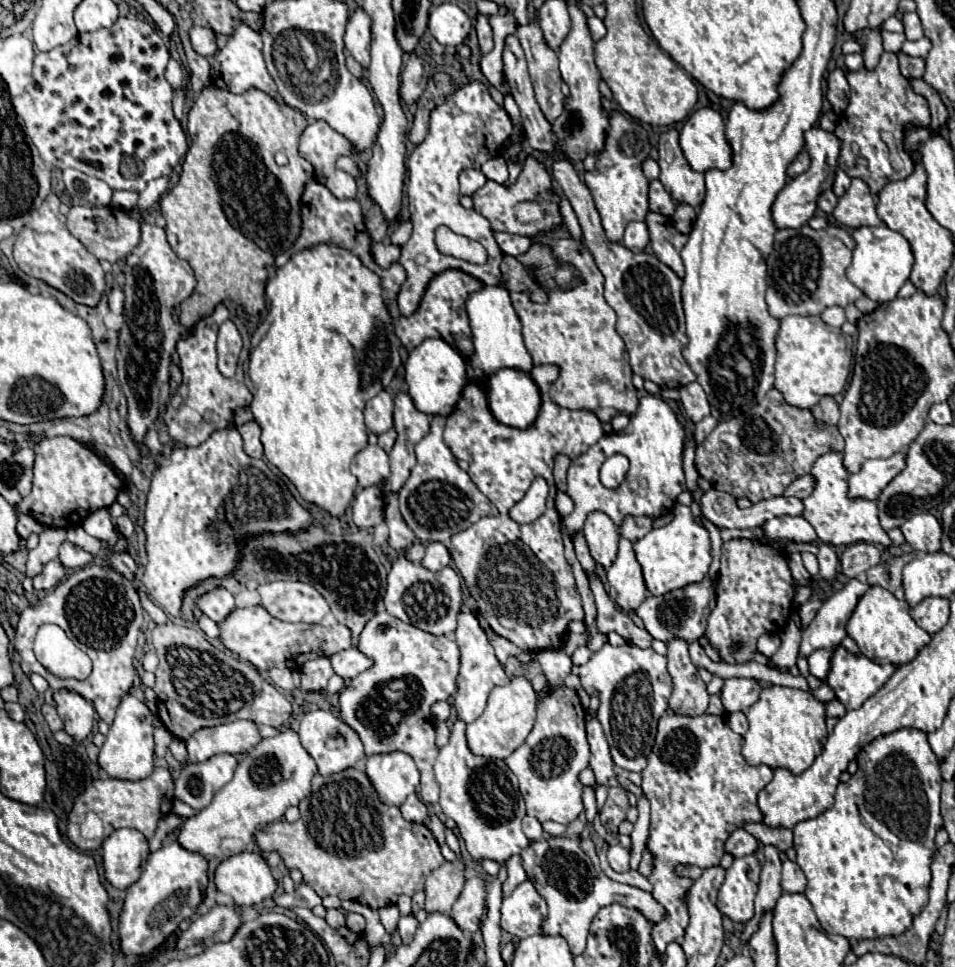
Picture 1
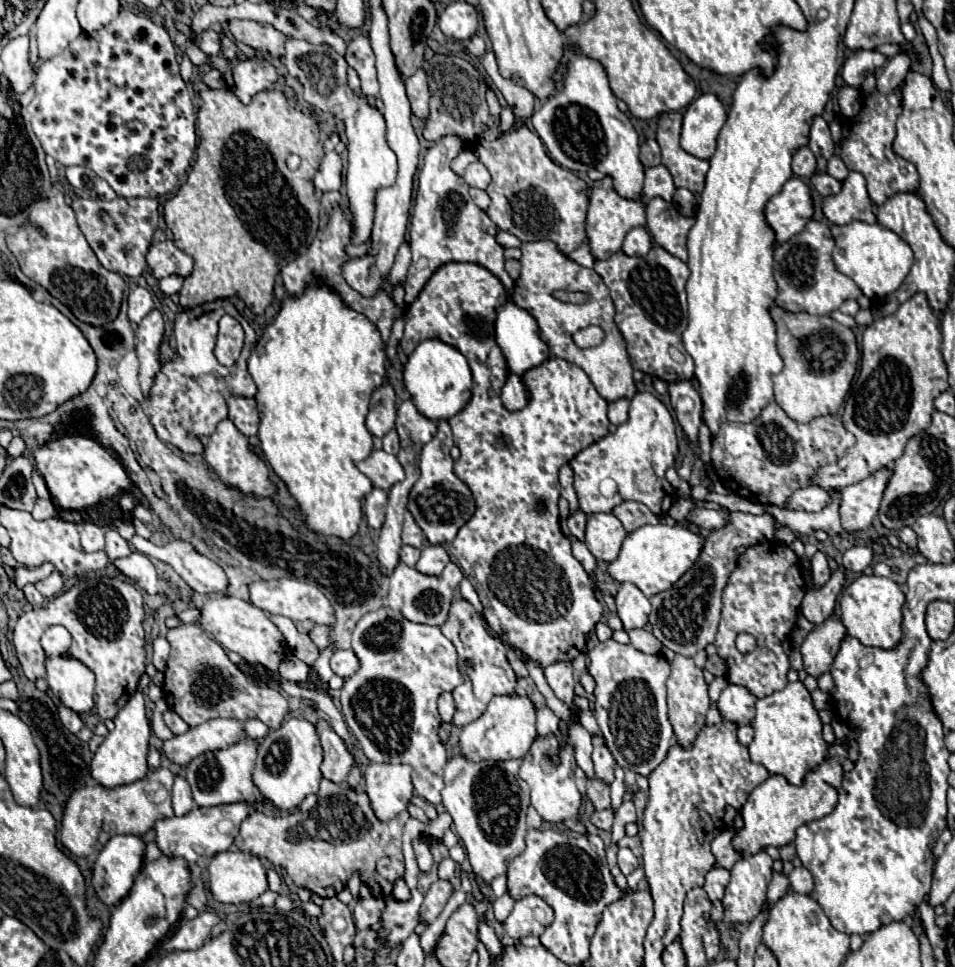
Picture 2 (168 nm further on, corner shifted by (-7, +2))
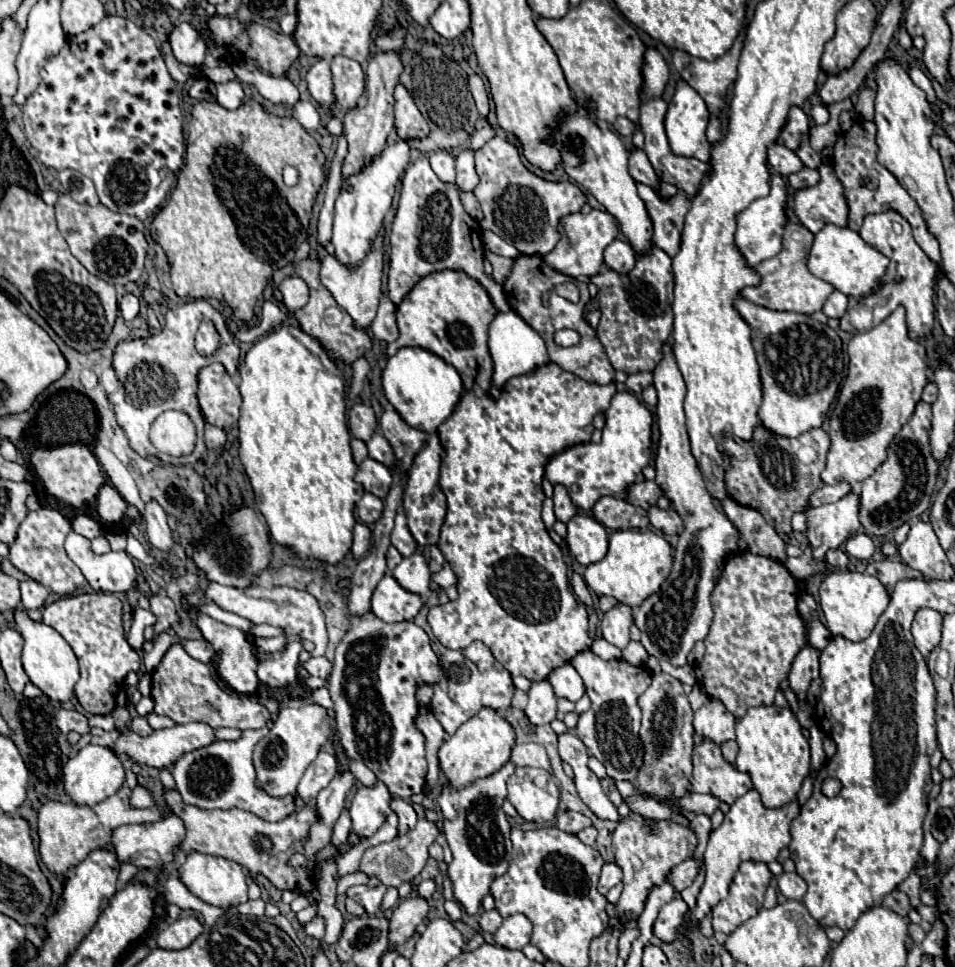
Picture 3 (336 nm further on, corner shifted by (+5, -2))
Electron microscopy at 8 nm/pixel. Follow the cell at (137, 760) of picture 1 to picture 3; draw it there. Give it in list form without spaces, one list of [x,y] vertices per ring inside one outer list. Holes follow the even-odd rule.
[[[86,745],[76,757],[72,757],[64,767],[64,787],[72,801],[80,805],[96,805],[106,797],[114,795],[126,781],[126,773],[122,761],[110,747],[102,745]]]

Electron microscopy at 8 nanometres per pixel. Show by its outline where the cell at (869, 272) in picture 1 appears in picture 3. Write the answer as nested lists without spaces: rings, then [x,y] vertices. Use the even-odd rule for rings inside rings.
[[[826,225],[820,233],[814,235],[814,245],[810,249],[810,259],[808,259],[808,269],[816,277],[828,281],[844,295],[854,295],[854,297],[864,297],[872,293],[882,281],[888,265],[890,259],[882,255],[876,247],[866,243],[856,231],[852,231],[850,227],[836,227],[836,225]]]

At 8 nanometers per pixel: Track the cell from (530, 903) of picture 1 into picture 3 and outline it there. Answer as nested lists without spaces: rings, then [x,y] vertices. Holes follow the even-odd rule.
[[[510,915],[504,919],[504,923],[494,933],[494,939],[498,945],[506,949],[522,949],[532,935],[532,923],[526,915]]]

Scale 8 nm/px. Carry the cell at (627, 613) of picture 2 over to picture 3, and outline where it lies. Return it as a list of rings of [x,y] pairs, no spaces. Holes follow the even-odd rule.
[[[618,603],[610,611],[604,613],[600,629],[606,641],[624,649],[630,641],[630,635],[628,635],[630,625],[632,625],[632,609],[624,603]]]

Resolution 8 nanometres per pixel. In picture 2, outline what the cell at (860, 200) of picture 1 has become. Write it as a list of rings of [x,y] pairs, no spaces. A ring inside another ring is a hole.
[[[850,171],[842,181],[838,195],[822,199],[822,211],[834,225],[846,225],[850,221],[876,223],[874,203],[866,191],[866,179],[856,171]]]

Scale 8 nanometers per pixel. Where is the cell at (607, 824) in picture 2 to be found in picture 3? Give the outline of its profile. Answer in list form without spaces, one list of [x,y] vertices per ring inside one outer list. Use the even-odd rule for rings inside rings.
[[[564,811],[564,813],[558,815],[558,823],[556,825],[558,825],[558,829],[562,829],[566,833],[576,833],[576,831],[580,831],[584,827],[590,827],[592,821],[586,815],[582,815],[582,813]]]

